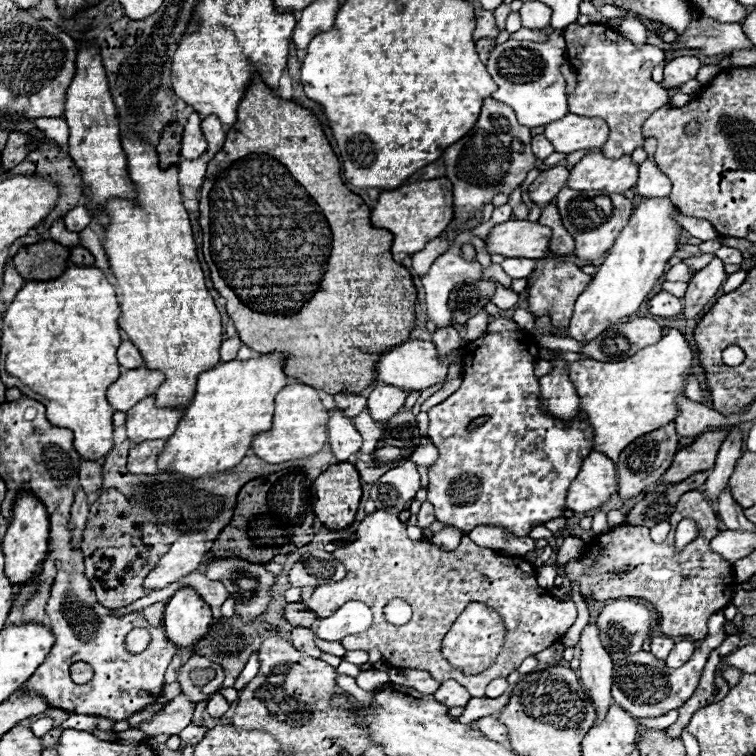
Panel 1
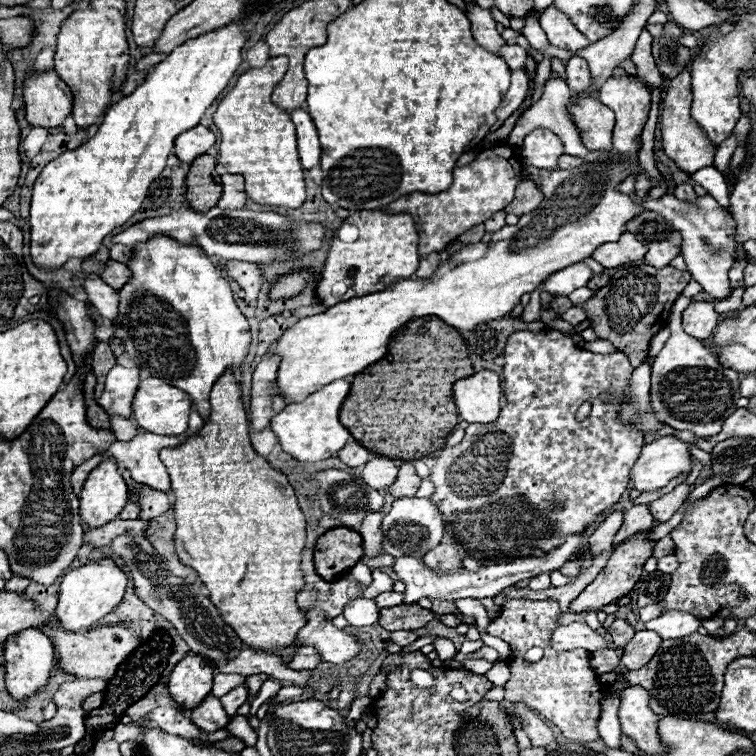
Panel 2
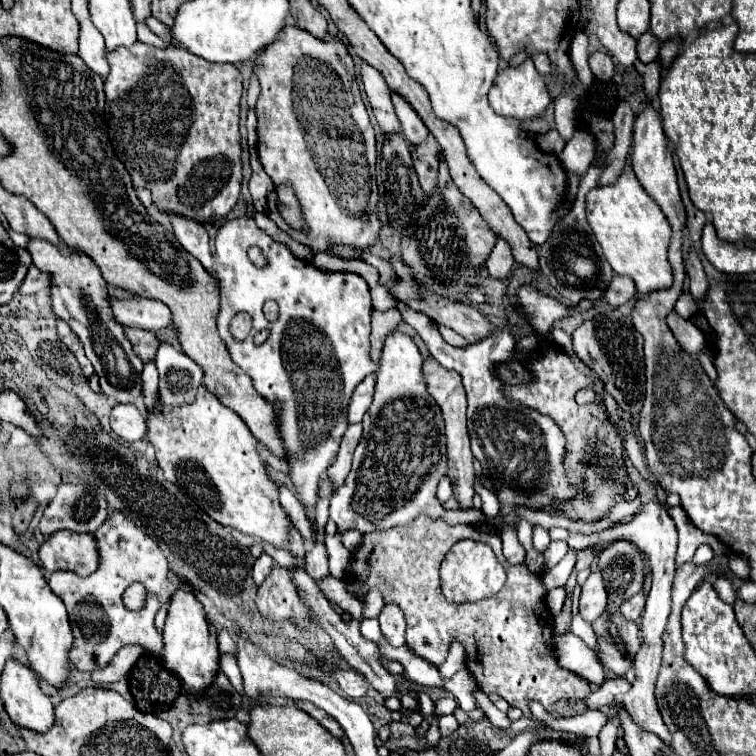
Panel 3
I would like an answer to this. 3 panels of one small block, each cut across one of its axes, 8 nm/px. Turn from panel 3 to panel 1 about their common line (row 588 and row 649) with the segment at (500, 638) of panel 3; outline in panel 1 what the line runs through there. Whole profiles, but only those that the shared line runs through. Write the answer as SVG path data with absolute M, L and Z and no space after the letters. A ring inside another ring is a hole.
M376 510L368 514L358 526L358 540L334 552L344 562L346 578L340 582L318 586L312 598L304 604L318 617L331 616L340 606L356 598L366 602L374 612L374 622L364 634L343 638L346 650L378 648L382 658L394 668L428 670L436 680L448 678L468 688L472 696L484 696L484 688L494 678L508 678L526 656L538 654L552 646L576 620L576 604L560 602L536 582L536 570L522 558L504 558L492 550L480 550L468 536L460 540L454 552L444 552L430 542L412 542L406 536L406 524L394 514ZM392 598L402 598L412 606L412 620L404 626L392 626L384 620L384 606ZM468 602L484 602L492 606L504 626L506 638L496 662L482 674L460 674L446 658L442 658L442 640L452 622L466 610Z

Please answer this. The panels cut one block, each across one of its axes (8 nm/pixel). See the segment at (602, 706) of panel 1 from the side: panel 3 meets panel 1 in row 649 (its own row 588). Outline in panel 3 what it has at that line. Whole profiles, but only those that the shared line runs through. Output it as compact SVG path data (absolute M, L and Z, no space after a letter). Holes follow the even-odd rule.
M592 572L588 580L582 584L580 592L580 616L592 624L604 610L606 610L608 594L604 590L604 580L600 578L600 572Z

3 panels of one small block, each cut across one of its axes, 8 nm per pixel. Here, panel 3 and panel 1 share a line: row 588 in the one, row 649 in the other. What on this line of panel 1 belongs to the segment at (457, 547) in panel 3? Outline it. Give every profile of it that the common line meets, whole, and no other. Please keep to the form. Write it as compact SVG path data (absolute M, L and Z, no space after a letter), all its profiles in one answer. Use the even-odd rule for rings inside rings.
M470 602L468 608L454 622L450 632L446 634L446 638L442 642L442 654L452 666L462 668L466 674L478 674L484 668L488 668L494 662L494 658L498 656L498 652L504 644L504 632L506 632L504 624L492 608L488 608L480 602Z

